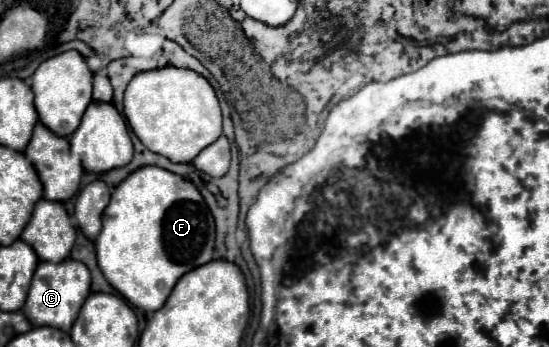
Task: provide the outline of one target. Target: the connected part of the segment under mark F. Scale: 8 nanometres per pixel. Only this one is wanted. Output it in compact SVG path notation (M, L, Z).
M149 165L137 169L113 189L95 249L99 269L111 287L133 307L157 311L185 273L213 259L215 223L191 181Z

